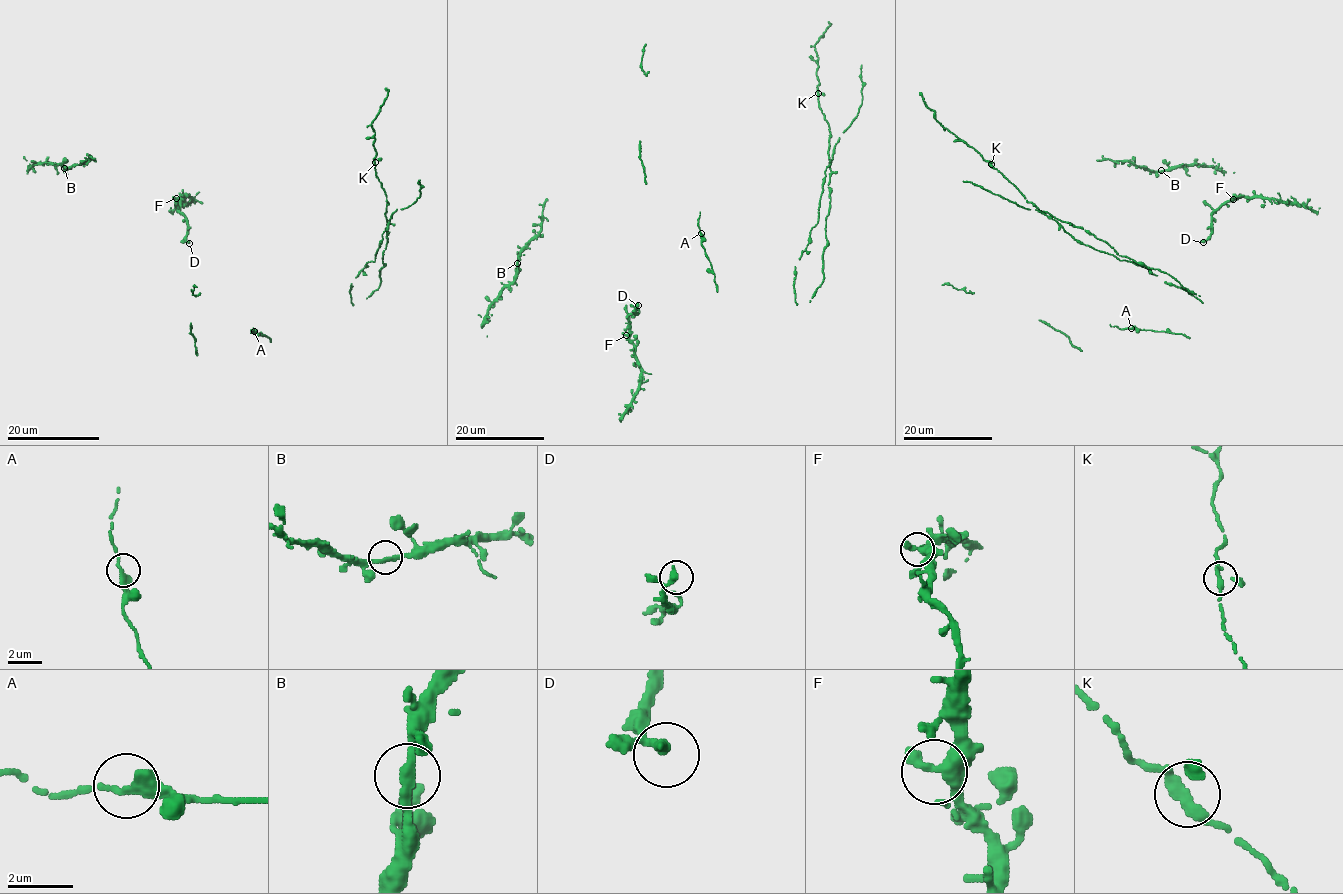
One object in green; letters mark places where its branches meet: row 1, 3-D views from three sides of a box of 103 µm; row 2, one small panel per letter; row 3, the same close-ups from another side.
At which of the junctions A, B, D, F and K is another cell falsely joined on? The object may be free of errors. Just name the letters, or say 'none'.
none

